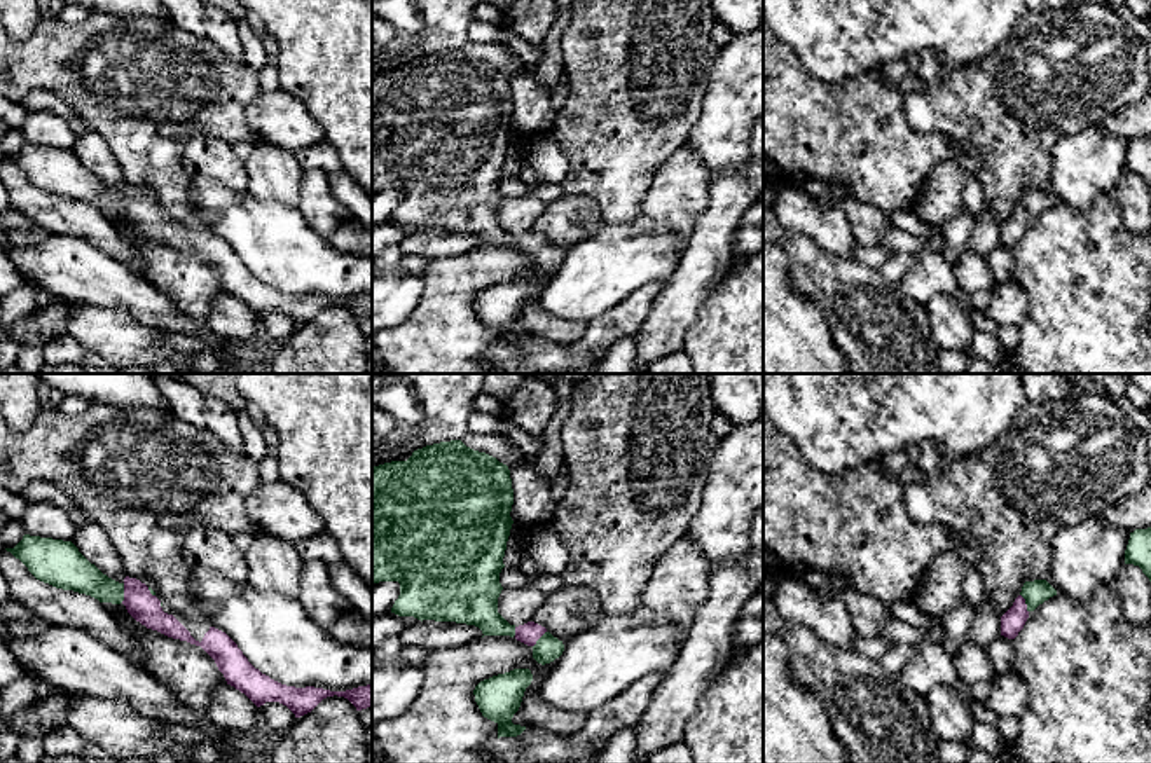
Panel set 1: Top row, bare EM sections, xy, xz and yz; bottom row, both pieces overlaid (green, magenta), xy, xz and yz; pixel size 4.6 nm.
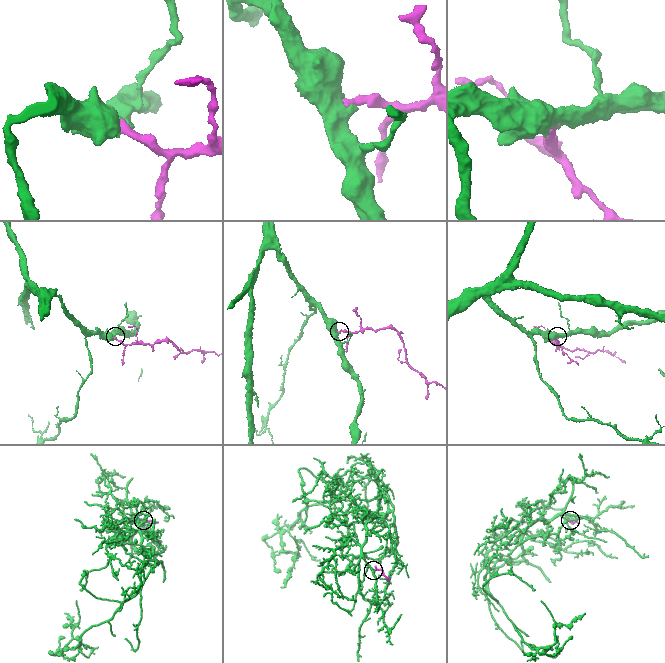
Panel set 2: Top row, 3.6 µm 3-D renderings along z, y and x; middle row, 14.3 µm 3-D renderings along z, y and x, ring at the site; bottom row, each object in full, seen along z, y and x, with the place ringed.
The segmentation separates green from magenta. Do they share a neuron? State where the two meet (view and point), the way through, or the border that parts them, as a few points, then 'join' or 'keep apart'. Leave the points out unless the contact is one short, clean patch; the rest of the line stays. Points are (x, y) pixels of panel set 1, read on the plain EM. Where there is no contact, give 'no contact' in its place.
xy (123, 201) | across xy (74, 180), (107, 199), (123, 201), (145, 217) | join

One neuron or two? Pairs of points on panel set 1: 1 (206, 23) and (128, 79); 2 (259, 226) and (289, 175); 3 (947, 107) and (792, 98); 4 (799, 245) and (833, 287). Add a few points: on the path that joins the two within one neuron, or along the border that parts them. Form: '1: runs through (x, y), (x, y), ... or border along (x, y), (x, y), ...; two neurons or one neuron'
1: border along (172, 21), (213, 42), (227, 56); two neurons
2: border along (248, 192), (259, 199), (273, 199), (296, 208); two neurons
3: border along (905, 95), (907, 123), (917, 131), (933, 133); two neurons
4: runs through (804, 255), (823, 276); one neuron

